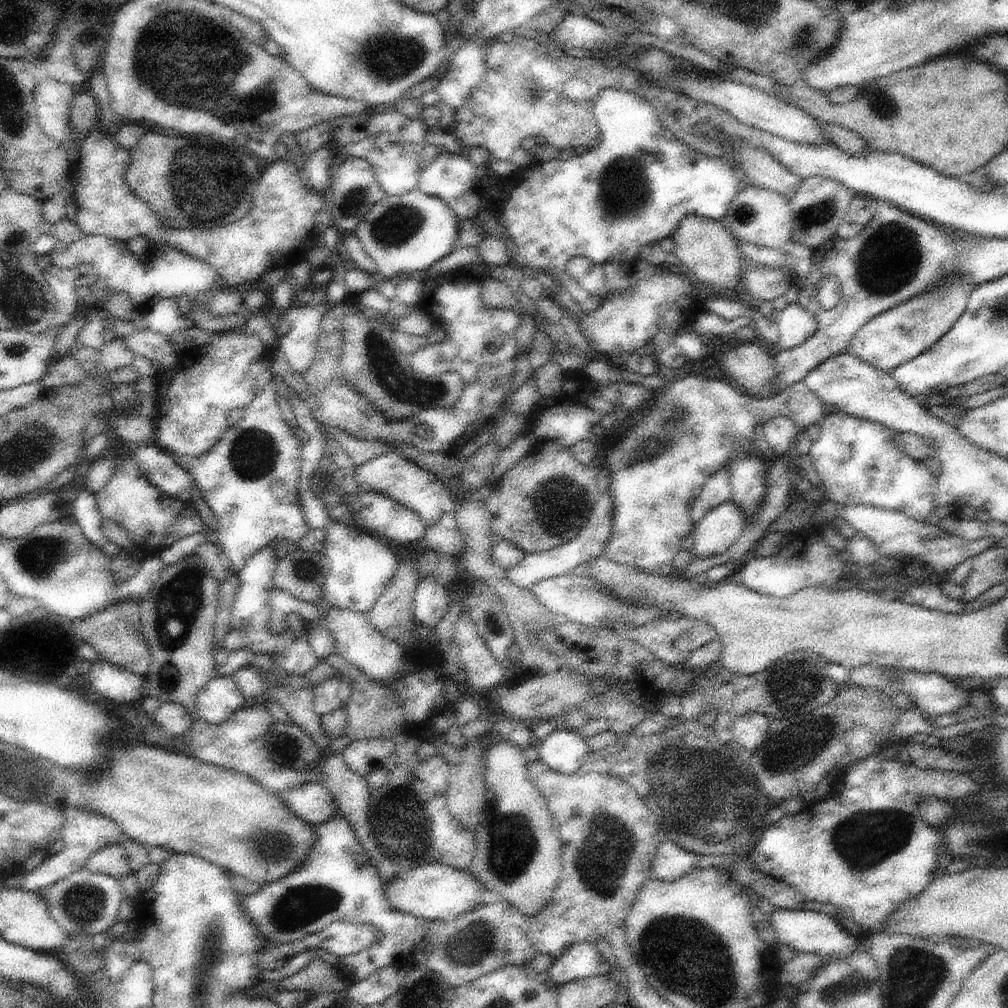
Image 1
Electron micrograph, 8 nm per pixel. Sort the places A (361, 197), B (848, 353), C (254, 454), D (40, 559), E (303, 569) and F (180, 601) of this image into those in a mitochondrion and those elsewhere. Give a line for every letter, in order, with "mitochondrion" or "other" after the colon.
A: mitochondrion
B: other
C: mitochondrion
D: mitochondrion
E: mitochondrion
F: mitochondrion

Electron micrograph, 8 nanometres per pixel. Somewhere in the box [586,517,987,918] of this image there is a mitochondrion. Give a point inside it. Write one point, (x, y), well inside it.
(695, 790)

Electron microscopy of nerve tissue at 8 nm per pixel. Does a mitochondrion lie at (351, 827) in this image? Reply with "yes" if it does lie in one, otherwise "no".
no

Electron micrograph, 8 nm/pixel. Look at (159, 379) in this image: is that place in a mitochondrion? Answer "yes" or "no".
no

